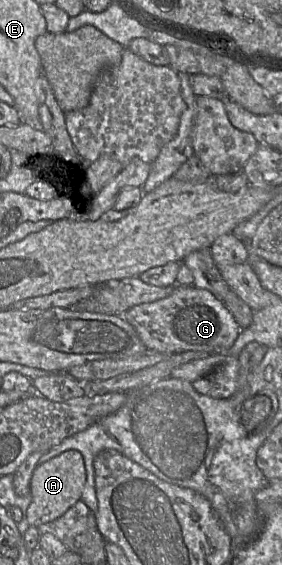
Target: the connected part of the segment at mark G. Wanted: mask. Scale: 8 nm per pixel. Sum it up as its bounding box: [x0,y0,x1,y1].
[122,285,241,355]

